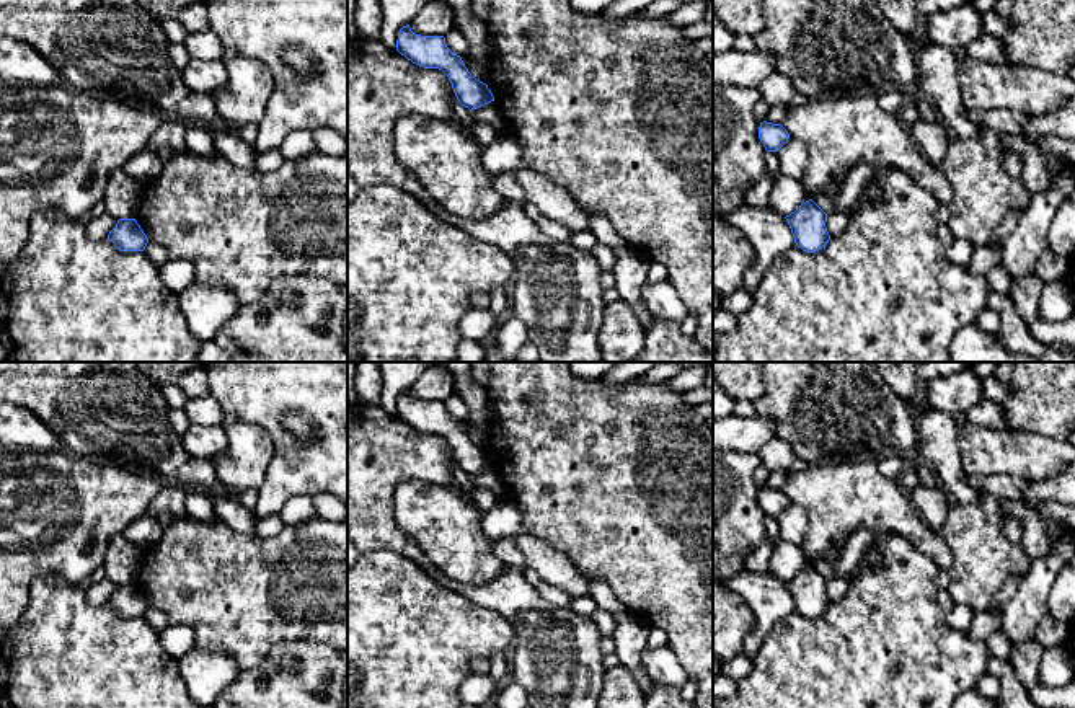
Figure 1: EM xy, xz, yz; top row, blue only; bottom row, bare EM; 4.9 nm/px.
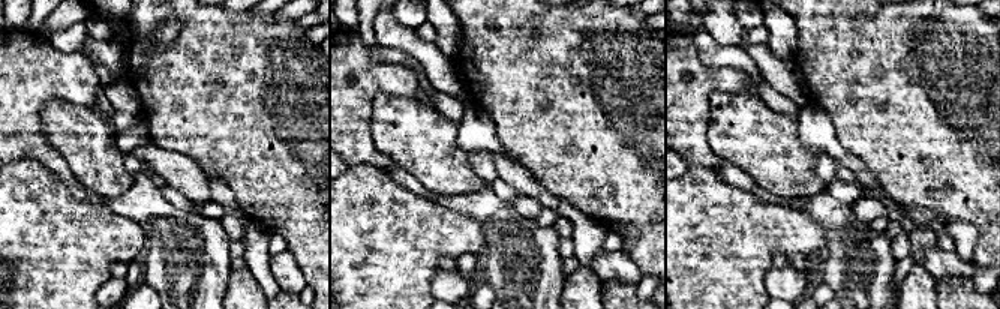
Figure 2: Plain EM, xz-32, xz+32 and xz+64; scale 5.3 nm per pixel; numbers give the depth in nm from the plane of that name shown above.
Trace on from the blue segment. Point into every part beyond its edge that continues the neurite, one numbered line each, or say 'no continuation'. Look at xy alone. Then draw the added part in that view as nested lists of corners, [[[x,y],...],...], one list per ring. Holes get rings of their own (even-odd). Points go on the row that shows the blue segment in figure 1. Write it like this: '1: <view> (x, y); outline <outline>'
no continuation

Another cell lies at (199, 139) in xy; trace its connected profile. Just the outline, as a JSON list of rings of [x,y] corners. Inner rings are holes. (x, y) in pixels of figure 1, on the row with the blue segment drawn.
[[[199,122],[186,124],[186,148],[204,157],[220,155],[214,144],[212,127],[199,124]]]

